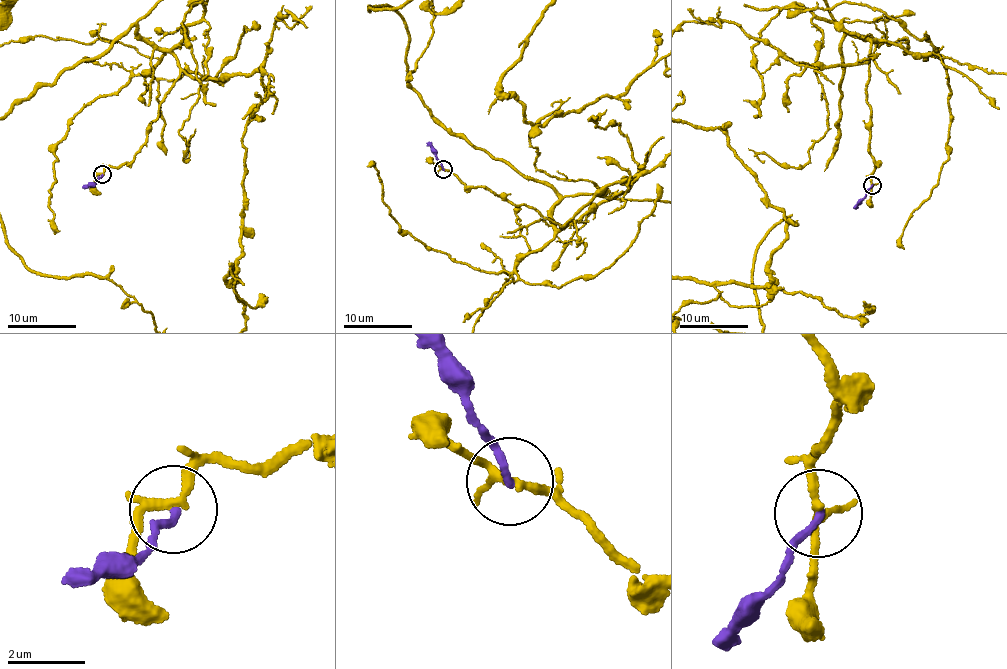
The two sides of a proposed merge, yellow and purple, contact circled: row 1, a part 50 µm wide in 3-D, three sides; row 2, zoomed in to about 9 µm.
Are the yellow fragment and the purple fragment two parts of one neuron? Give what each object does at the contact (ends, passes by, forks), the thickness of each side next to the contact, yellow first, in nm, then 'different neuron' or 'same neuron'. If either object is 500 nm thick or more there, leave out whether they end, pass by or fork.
yellow forks there; purple ends there; 200 nm thick on the yellow side, 200 nm on the other; different neuron

